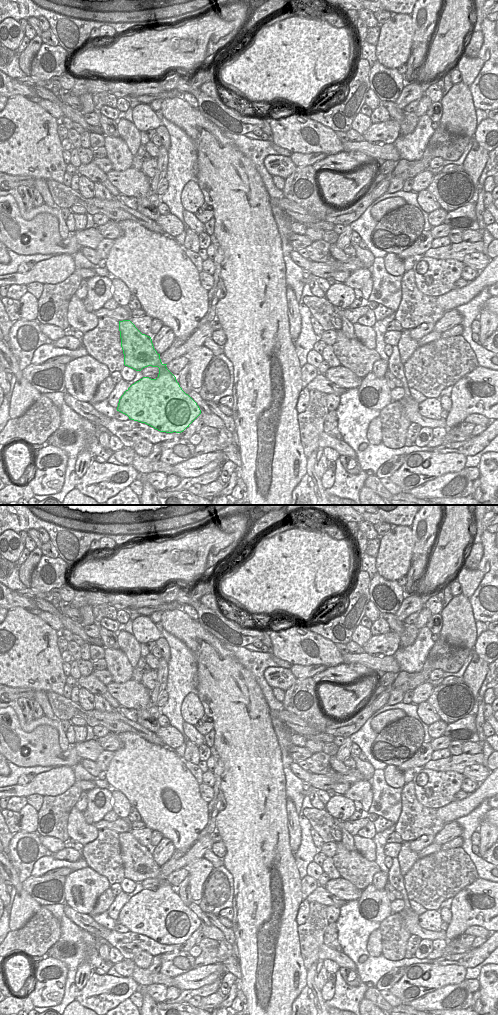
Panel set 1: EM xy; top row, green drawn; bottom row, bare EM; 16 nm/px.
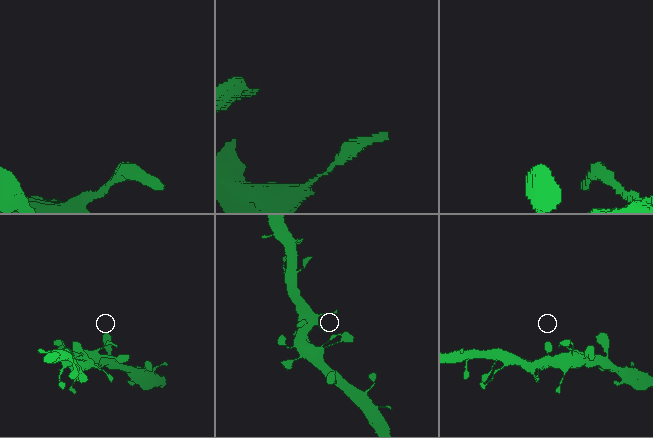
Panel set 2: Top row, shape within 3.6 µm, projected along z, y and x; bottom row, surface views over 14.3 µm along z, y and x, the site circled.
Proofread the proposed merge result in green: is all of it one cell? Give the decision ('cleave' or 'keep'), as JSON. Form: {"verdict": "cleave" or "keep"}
{"verdict": "keep"}

